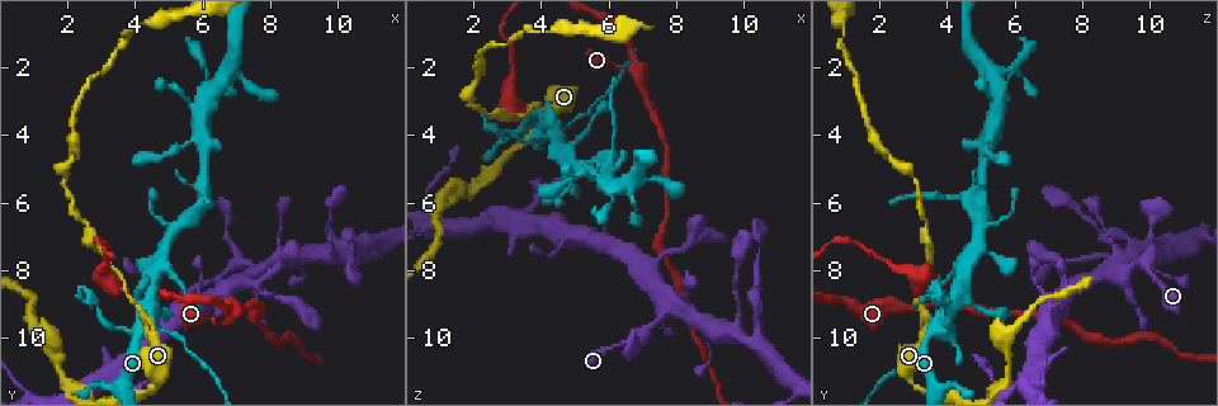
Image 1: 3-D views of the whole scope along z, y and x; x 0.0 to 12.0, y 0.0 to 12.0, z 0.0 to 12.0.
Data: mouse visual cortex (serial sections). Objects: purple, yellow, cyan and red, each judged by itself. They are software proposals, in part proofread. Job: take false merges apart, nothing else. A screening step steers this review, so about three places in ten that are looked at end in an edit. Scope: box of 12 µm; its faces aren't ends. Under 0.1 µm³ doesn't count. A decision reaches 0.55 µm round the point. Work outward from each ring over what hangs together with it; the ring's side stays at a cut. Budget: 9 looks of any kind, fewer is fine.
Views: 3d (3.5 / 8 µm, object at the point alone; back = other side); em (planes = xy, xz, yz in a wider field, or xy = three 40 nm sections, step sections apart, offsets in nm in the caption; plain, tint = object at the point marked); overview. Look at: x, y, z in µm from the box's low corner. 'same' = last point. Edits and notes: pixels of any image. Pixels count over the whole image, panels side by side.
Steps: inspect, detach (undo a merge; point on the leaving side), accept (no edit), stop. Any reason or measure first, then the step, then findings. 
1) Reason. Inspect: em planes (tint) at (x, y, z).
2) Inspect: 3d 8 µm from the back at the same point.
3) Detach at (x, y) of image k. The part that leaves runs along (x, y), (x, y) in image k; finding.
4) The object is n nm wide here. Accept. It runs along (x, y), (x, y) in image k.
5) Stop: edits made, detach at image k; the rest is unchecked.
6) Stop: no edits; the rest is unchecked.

Sharp bend. Inspect: 3d 3.5 µm at (6.9, 9.4, 2.0).

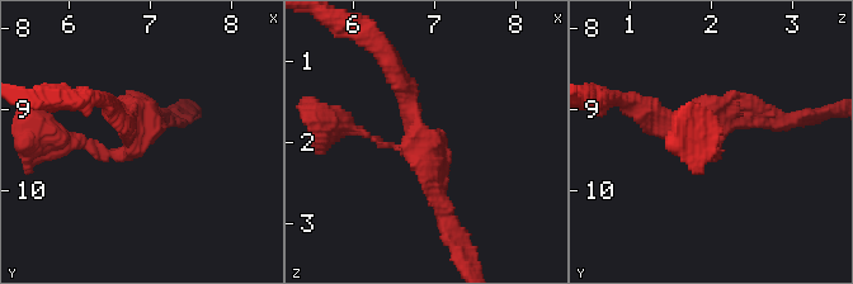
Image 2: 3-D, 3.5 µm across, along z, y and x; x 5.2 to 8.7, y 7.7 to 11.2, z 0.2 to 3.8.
3 arms meet here; the arms are 100, 250, 250 nm wide; need the tissue. Inspect: em xy step 3 (tint) at (6.85, 9.30, 1.95).

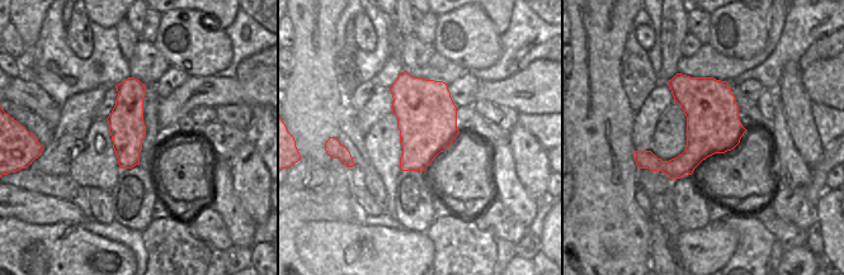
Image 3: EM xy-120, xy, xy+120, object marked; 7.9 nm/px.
Another direction. Inspect: em xy step 5 (tint) at the same point.

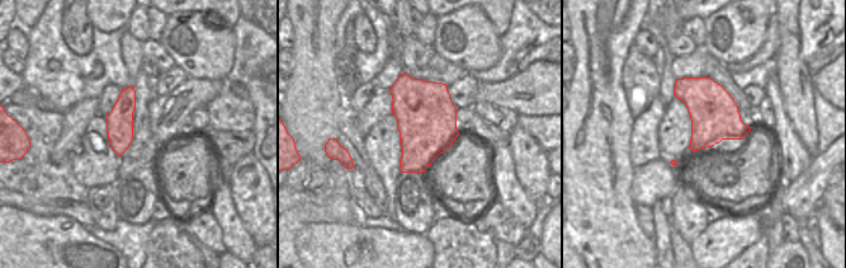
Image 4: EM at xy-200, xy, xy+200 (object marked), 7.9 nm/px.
Accept. It runs along (350, 127), (382, 143), (425, 140), (441, 204) in image 2; one cell here.

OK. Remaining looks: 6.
Side arm on a straight run. Inspect: 3d 3.5 µm at (4.2, 9.7, 3.7).

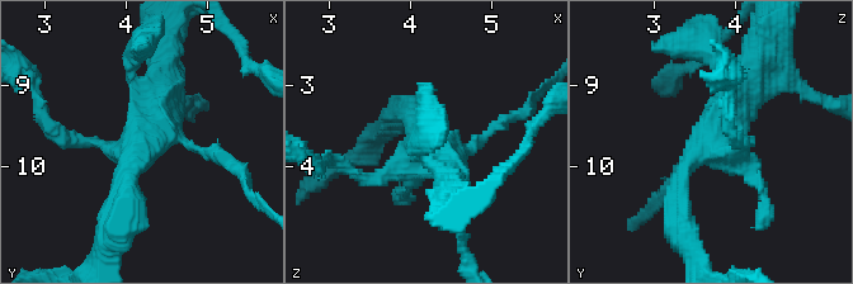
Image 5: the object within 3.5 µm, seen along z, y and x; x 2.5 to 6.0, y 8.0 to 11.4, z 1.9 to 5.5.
Inspect: em xy step 5 (tint) at (4.20, 9.80, 3.60).

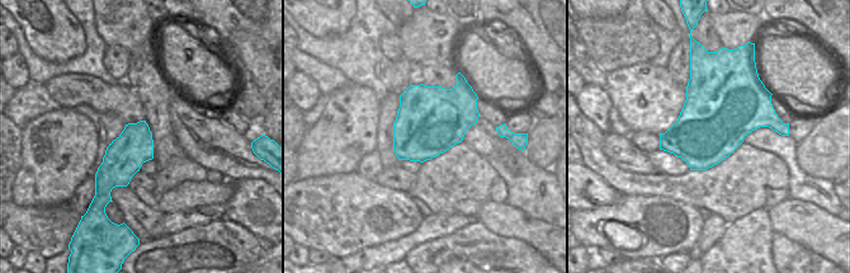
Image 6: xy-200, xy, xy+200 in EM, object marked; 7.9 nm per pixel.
Cut it another way. Inspect: em xy step 2 (tint) at the same point.

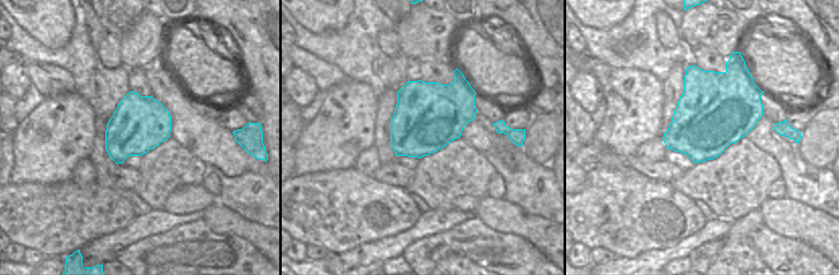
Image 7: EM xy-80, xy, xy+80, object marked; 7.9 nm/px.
Detach at (507, 118) of image 5. A second cell is stuck on.

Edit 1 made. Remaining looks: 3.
Abrupt turn. Inspect: em xy step 3 (tint) at (6.0, 4.2, 5.2).

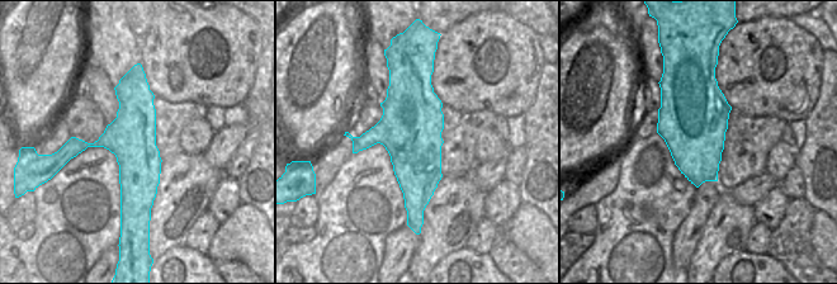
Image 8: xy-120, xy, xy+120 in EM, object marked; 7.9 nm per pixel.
Wider look. Inspect: 3d 3.5 µm at the same point.

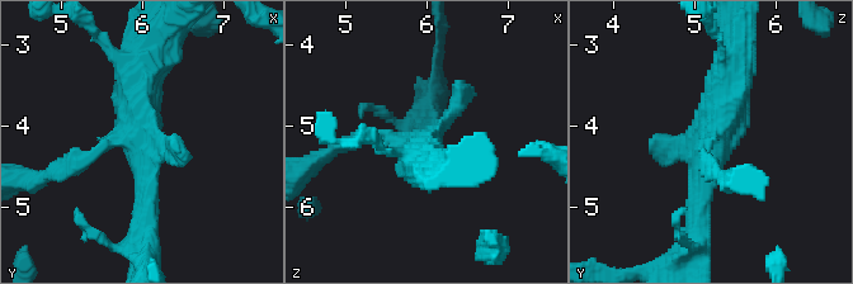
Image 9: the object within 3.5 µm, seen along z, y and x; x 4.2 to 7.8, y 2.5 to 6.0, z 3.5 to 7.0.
Accept. It runs along (700, 219), (702, 184), (735, 60) in image 9; continuous, no second cell.

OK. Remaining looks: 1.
Stop: edits made, detach at image 5; the rest is unchecked.

